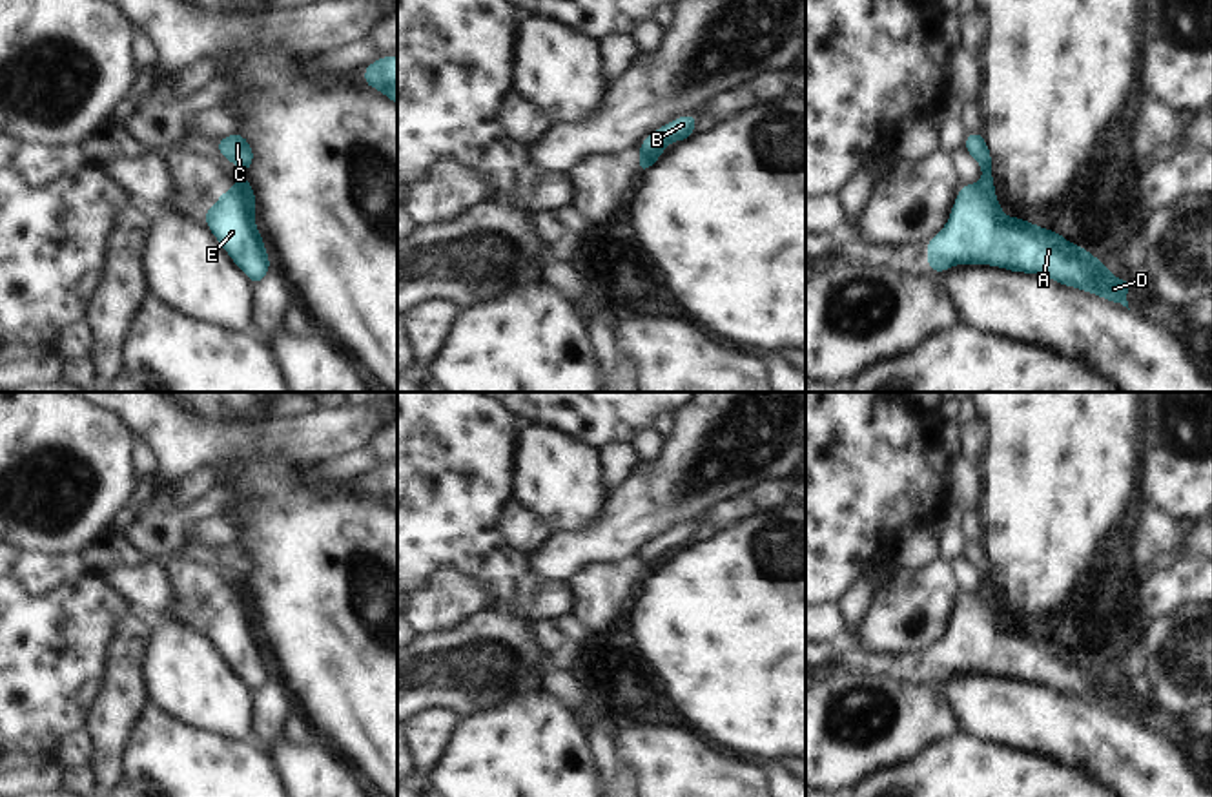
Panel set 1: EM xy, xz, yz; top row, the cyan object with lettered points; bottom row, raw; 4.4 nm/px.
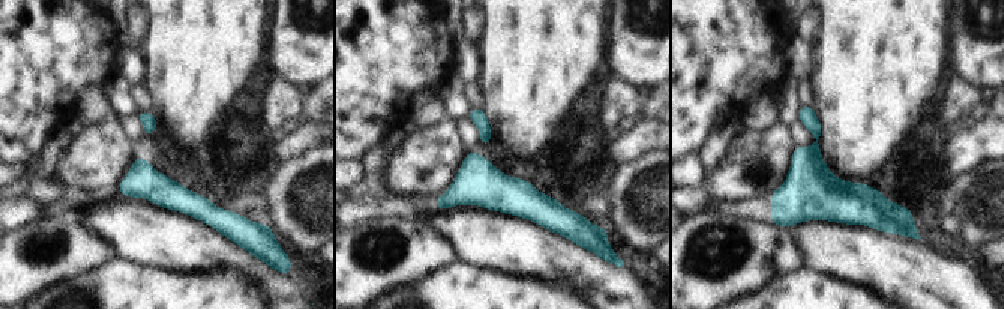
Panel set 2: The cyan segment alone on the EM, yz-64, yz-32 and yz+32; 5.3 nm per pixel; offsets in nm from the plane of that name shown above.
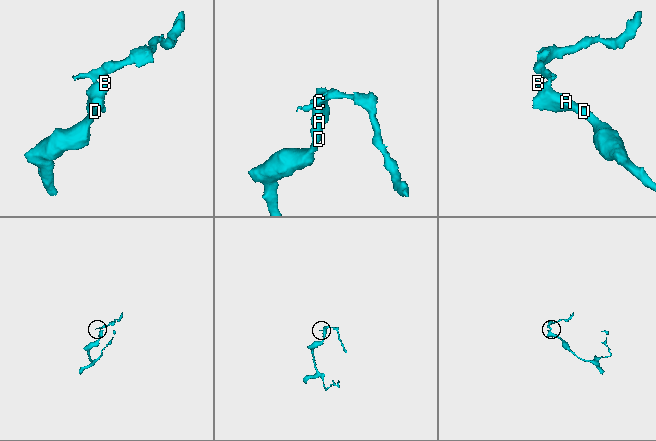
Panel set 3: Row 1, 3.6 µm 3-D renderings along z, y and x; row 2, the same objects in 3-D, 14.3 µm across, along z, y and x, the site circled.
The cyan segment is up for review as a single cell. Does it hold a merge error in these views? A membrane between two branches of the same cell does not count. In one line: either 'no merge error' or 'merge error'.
merge error

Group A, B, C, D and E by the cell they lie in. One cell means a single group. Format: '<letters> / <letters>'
A B D E / C

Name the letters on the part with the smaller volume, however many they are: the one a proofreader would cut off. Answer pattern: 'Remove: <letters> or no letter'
Remove: C

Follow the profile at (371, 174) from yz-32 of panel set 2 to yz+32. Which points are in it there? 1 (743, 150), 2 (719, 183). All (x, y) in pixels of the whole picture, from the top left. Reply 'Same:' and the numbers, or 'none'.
Same: none

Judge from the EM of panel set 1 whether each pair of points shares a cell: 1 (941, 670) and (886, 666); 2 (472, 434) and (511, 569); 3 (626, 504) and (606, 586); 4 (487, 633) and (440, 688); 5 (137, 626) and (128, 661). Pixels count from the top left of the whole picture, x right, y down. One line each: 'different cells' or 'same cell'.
1: same cell
2: same cell
3: different cells
4: same cell
5: same cell

